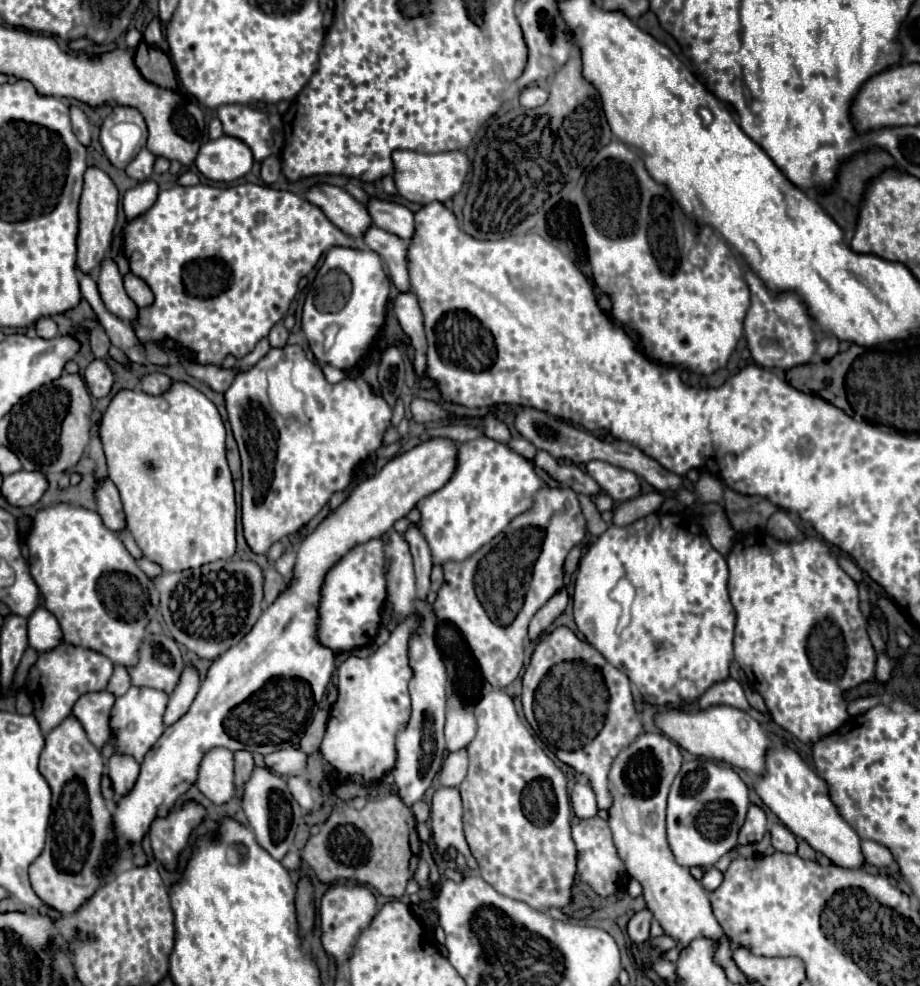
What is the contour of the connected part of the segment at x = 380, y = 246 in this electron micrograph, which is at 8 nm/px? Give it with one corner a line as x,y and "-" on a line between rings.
376,225
368,227
368,231
362,235
362,241
366,243
368,249
384,257
398,291
408,291
410,279
408,279
408,265
406,265
406,241
384,229
378,229

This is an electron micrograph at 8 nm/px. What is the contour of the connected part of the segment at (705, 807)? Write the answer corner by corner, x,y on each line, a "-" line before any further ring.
696,759
696,761
686,761
676,775
670,795
668,795
668,819
666,819
666,829
668,829
668,845
670,851
674,853
676,861
684,867
710,867
714,865
722,855
726,855
730,849
736,847
738,843
738,831
746,819
746,811
750,807
748,799
748,787
740,779
740,775
730,769
728,765
716,765
706,759

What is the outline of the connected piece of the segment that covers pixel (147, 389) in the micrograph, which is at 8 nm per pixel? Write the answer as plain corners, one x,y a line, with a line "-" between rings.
148,373
142,377
140,385
142,385
142,391
144,393
150,393
150,395
160,395
164,393
168,387
170,387
172,379
164,373

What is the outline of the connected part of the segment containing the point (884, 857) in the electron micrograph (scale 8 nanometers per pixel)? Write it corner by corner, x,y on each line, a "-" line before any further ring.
862,841
860,847
862,847
862,855
864,855
866,863
870,863
878,869
888,867
892,863
892,853
884,845
880,845
876,841

